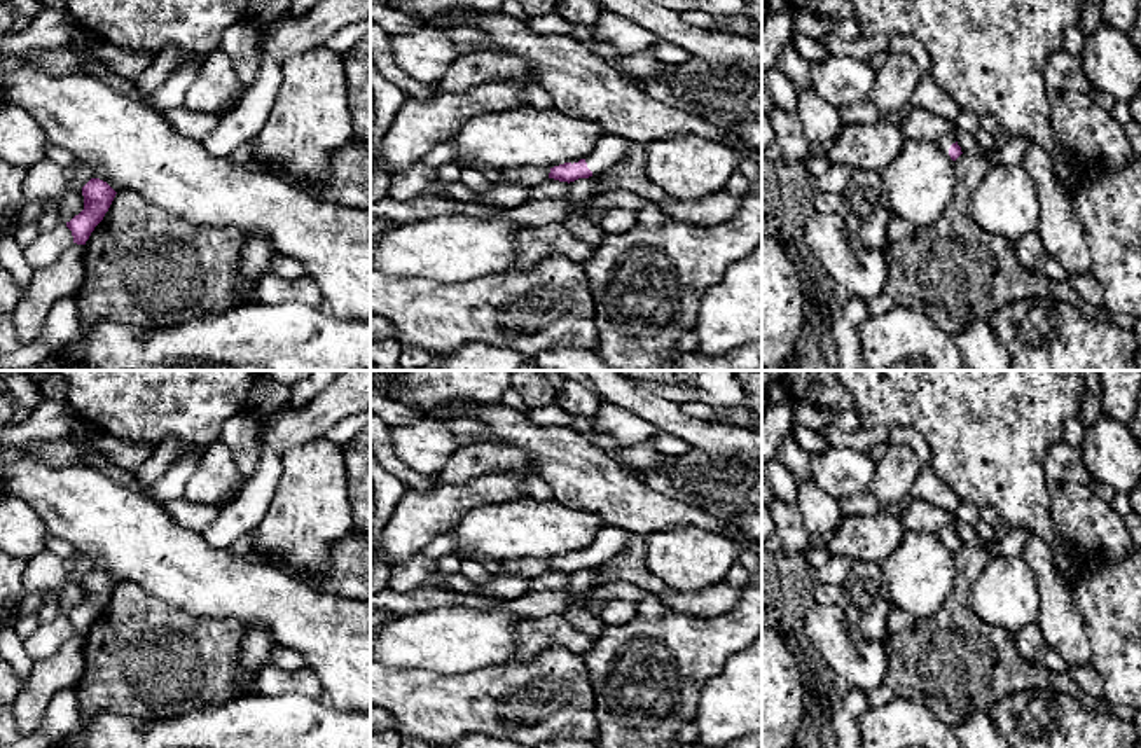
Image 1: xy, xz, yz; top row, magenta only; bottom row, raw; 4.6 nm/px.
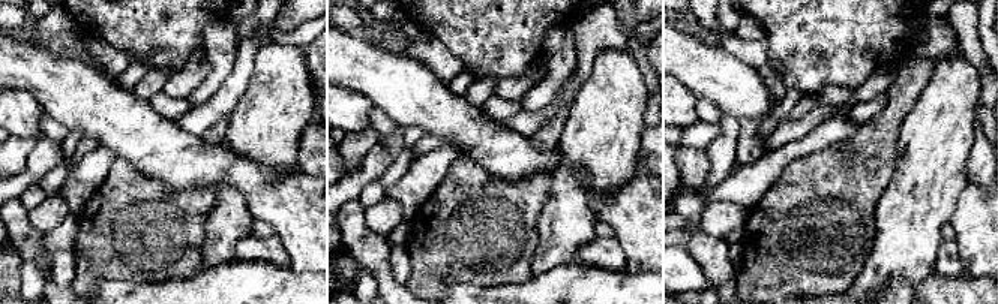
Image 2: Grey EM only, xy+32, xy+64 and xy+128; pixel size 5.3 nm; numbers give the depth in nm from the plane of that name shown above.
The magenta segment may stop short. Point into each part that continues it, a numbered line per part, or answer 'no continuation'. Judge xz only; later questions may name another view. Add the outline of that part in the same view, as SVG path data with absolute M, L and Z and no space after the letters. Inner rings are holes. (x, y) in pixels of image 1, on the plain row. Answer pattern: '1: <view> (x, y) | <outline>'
1: xz (610, 540) | M606 526L603 528L596 540L585 549L587 559L592 563L592 568L598 568L601 563L620 552L631 533L624 528Z

